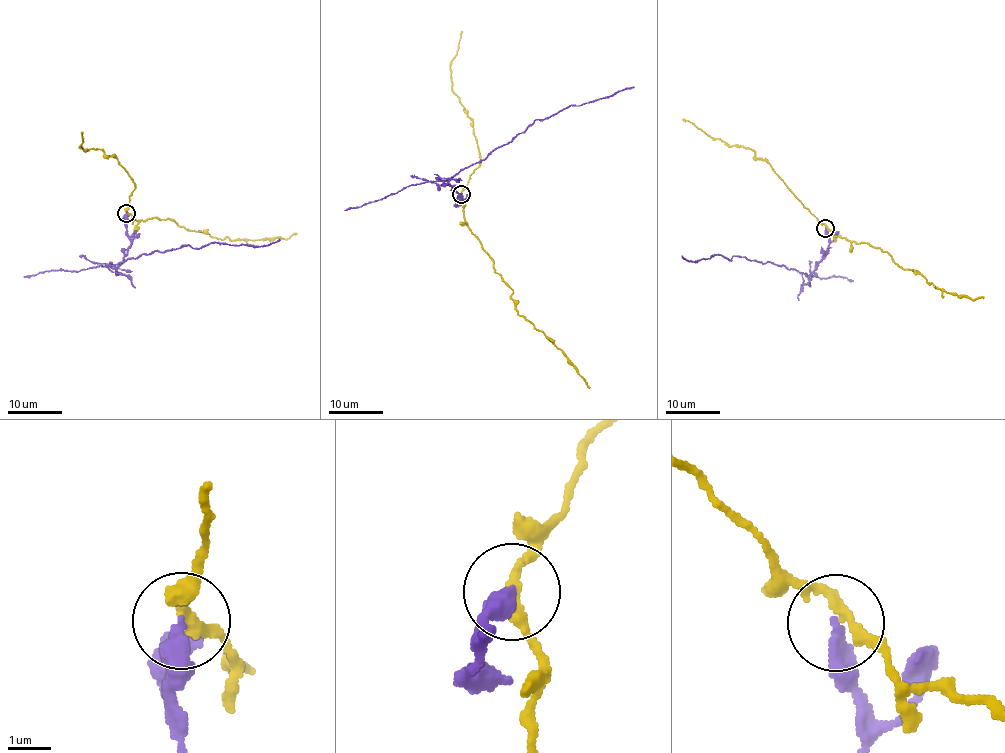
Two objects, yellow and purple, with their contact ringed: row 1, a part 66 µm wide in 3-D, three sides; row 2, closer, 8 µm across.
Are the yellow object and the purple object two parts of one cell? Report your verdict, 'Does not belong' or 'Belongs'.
Does not belong

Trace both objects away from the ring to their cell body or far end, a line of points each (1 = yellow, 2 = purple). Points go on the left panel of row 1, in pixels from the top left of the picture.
1: (127, 212), (140, 220), (168, 218), (186, 229), (205, 232), (213, 238), (287, 239), (296, 232)
2: (127, 212), (130, 244), (118, 265), (155, 250), (210, 243), (266, 246), (279, 239)

